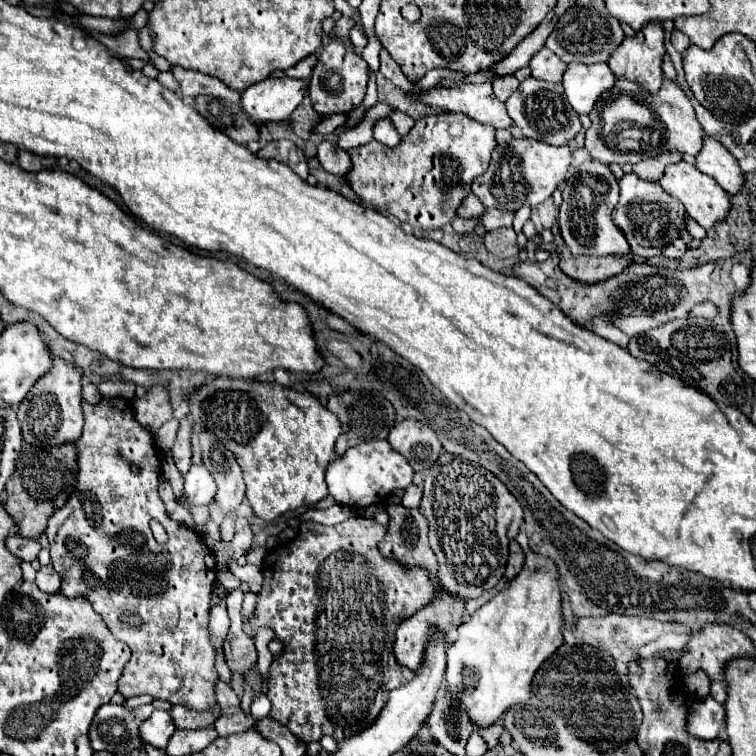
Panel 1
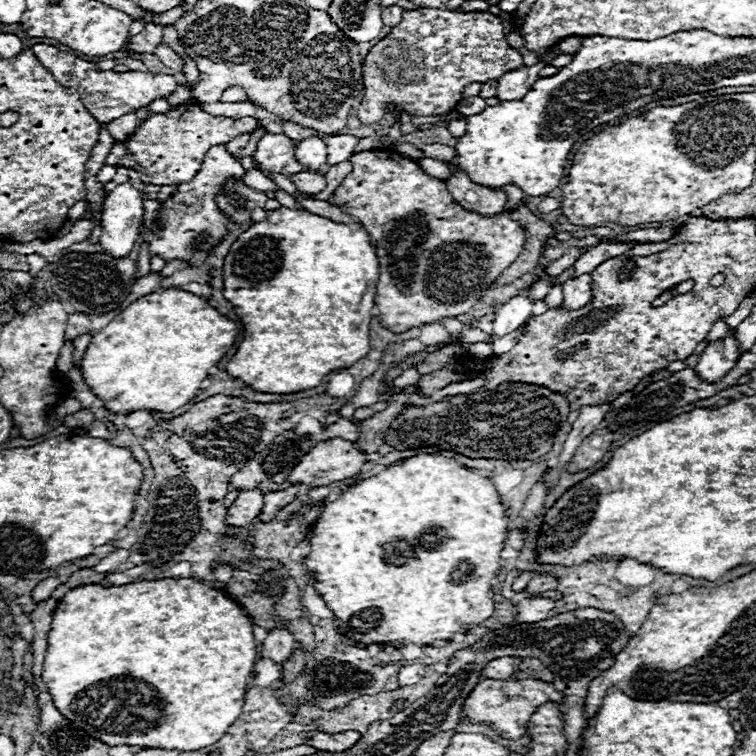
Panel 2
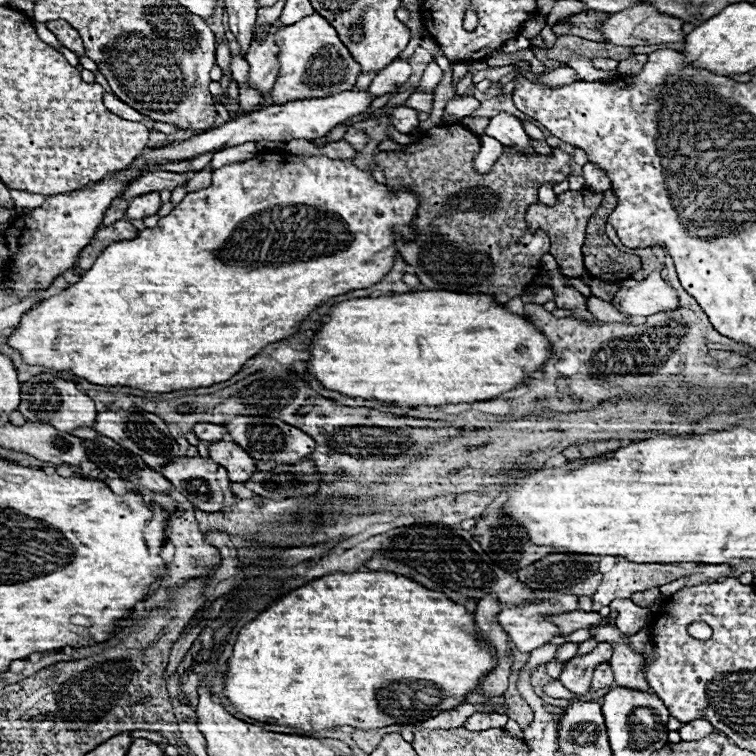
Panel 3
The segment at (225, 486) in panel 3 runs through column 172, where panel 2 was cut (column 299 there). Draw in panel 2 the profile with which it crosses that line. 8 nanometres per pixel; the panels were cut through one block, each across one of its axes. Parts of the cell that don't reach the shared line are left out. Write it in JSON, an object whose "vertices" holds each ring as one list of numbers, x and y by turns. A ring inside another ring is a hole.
{"vertices":[[332,438,326,442,318,442,290,472,290,484,308,484,310,488,326,486,332,482,340,482,352,478,360,472,366,462,366,454,362,454,352,442,342,438]]}

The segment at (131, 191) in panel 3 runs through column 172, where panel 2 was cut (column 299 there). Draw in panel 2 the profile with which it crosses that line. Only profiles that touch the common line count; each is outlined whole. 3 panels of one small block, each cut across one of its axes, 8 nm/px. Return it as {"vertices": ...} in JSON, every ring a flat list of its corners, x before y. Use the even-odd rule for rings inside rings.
{"vertices":[[298,172,298,176,290,176,290,180,296,184,296,188,300,192,306,192,306,194,318,194,326,188,326,180,324,180,324,174,318,174,318,172]]}

